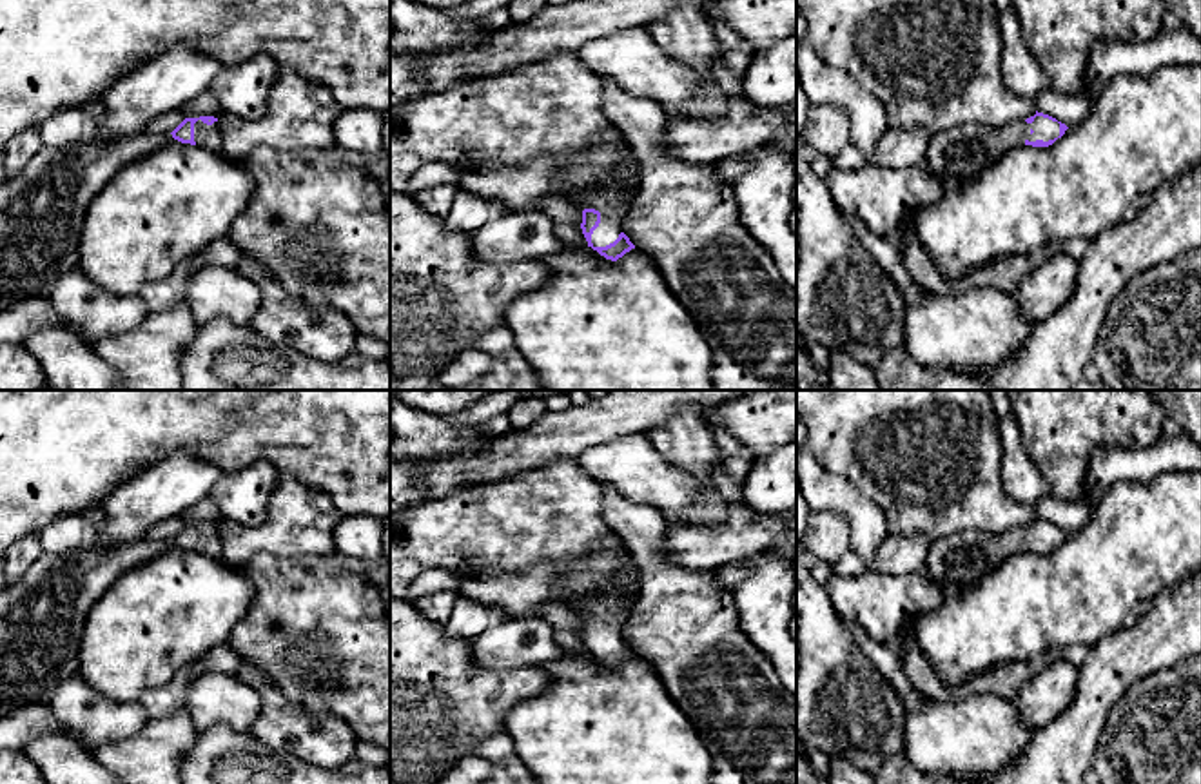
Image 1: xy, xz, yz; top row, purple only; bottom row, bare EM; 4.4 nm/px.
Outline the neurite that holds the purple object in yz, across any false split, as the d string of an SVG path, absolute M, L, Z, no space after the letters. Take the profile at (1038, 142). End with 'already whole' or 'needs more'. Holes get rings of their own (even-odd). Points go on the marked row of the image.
M1038 113L1003 127L965 123L931 136L925 165L942 180L976 178L1020 145L1049 147L1069 127Z | needs more

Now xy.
M185 118L172 132L125 136L100 143L78 140L65 149L42 147L13 180L0 183L0 310L24 299L49 299L56 279L80 260L83 216L100 191L127 165L169 142L223 151L218 118Z | needs more

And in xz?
M626 138L595 142L571 160L533 158L528 165L477 165L461 171L455 187L510 211L539 211L544 196L562 196L582 211L588 247L617 261L635 249L622 232L640 165Z | needs more

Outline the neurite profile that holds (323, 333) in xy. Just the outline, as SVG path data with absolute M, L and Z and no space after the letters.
M241 256L234 269L261 289L259 310L250 328L265 339L325 363L354 352L357 332L341 310L310 307L287 294L254 256Z

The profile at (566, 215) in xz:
M544 196L539 201L539 211L546 212L561 230L564 245L588 247L582 234L582 211L562 196Z

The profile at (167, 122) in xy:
M167 111L163 114L151 118L145 123L143 132L147 134L172 132L183 120L185 116L180 111Z

